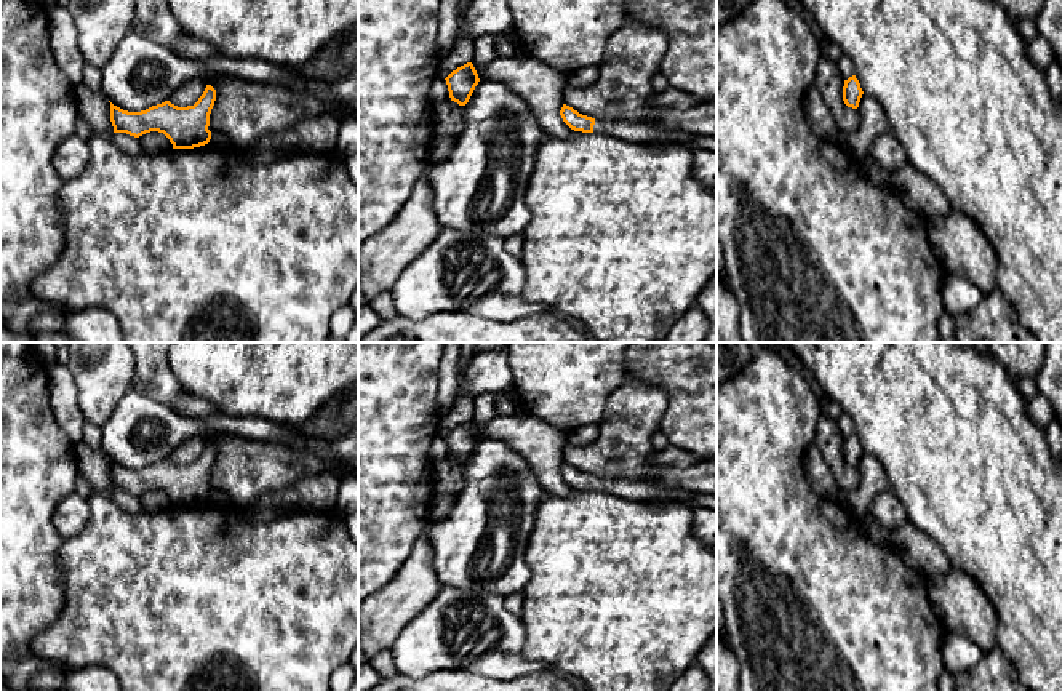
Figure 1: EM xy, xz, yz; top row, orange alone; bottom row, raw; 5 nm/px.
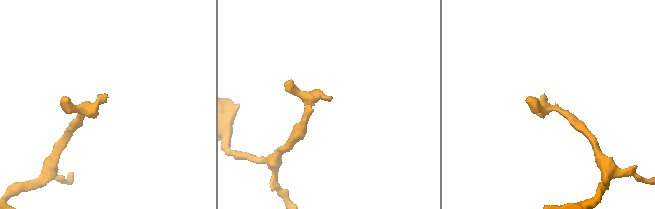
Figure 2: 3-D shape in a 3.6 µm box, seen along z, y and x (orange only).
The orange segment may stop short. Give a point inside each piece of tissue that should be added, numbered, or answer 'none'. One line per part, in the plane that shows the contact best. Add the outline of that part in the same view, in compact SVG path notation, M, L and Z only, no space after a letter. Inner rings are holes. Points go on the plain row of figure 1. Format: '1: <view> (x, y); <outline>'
1: xz (629, 488); M595 478L595 493L621 496L630 501L654 501L665 497L689 497L693 493L662 486L654 480L637 478Z

